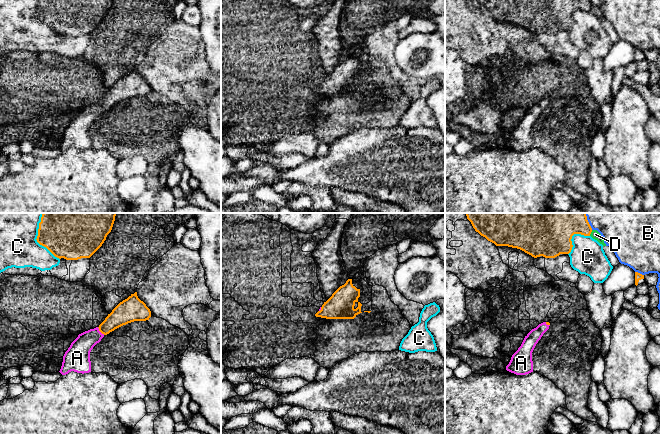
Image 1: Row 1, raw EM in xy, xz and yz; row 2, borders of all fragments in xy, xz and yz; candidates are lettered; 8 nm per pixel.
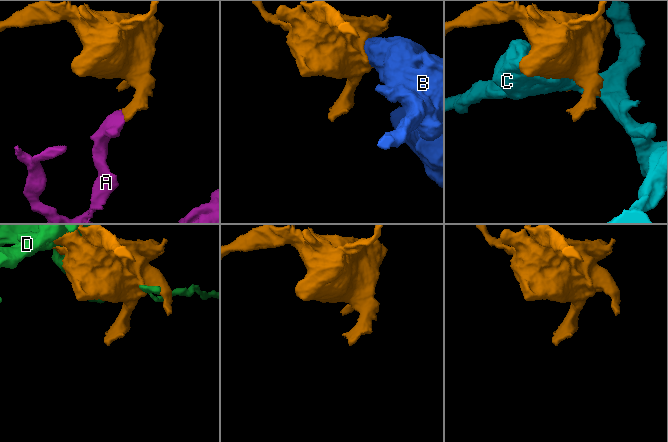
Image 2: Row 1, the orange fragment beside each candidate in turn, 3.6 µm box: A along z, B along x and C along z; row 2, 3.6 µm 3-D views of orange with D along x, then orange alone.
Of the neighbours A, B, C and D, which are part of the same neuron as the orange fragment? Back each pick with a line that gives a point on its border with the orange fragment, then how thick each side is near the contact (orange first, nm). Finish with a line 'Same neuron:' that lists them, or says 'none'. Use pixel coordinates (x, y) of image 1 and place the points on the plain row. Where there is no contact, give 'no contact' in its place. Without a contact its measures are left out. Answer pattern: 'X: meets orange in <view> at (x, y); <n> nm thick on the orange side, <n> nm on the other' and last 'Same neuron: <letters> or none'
A: meets orange in xy at (100, 107); 170 nm thick on the orange side, 180 nm on the other
Same neuron: A

